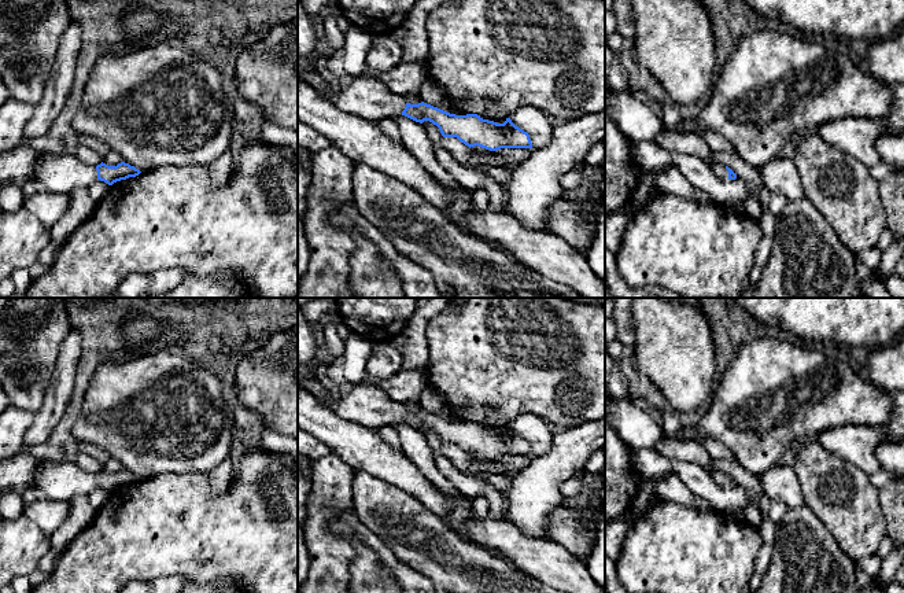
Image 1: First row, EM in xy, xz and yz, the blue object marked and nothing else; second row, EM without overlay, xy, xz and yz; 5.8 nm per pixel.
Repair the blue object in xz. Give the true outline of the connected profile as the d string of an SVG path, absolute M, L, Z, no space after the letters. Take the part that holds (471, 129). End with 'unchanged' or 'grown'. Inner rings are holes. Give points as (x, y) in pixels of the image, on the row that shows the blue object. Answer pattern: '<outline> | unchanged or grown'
M298 67L298 75L318 89L324 97L346 113L364 117L377 124L383 118L405 115L416 122L429 121L443 137L457 137L465 146L497 151L501 148L532 148L530 135L516 126L510 118L503 124L483 119L477 114L455 115L424 102L410 104L395 95L384 82L368 77L355 77L336 96L326 77L318 71Z | grown

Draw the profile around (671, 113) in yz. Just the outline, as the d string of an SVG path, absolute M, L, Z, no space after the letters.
M671 100L661 106L661 115L661 121L669 129L678 128L683 119L682 108L679 108Z

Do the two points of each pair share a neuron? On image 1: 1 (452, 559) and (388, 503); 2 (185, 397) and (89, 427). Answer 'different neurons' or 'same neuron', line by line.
1: same neuron
2: same neuron

